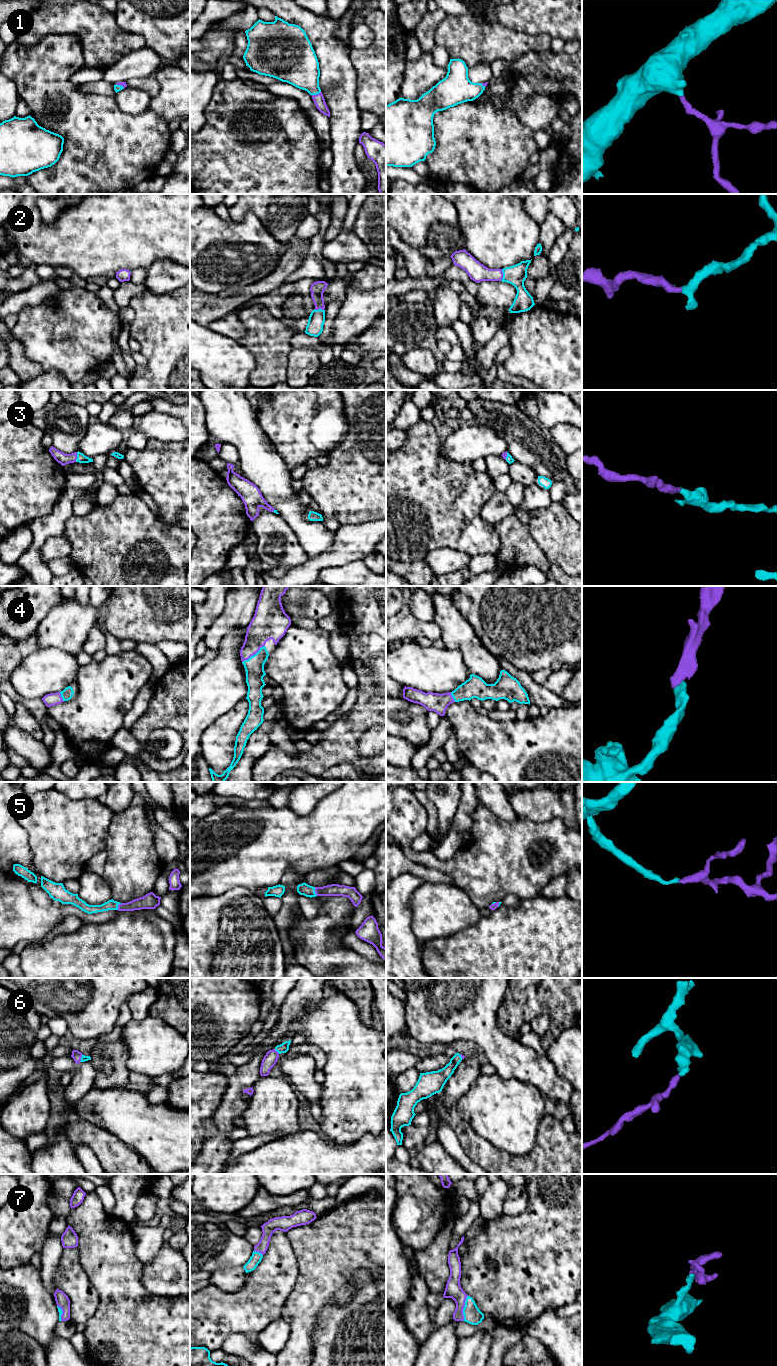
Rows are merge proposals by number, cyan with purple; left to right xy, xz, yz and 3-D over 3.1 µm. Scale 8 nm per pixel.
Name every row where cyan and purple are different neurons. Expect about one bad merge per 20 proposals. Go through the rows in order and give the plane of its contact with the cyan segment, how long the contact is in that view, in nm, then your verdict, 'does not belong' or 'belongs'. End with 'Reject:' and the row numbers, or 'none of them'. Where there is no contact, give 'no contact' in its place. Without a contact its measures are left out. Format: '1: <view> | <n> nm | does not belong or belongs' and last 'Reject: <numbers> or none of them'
1: xz | 90 nm | belongs
2: yz | 100 nm | belongs
3: xy | 80 nm | belongs
4: xz | 240 nm | belongs
5: xz | 80 nm | belongs
6: xz | 60 nm | belongs
7: yz | 220 nm | belongs
Reject: none of them

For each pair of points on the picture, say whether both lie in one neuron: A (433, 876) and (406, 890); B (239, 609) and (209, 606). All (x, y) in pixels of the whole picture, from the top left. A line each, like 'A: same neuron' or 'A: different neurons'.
A: different neurons
B: different neurons

